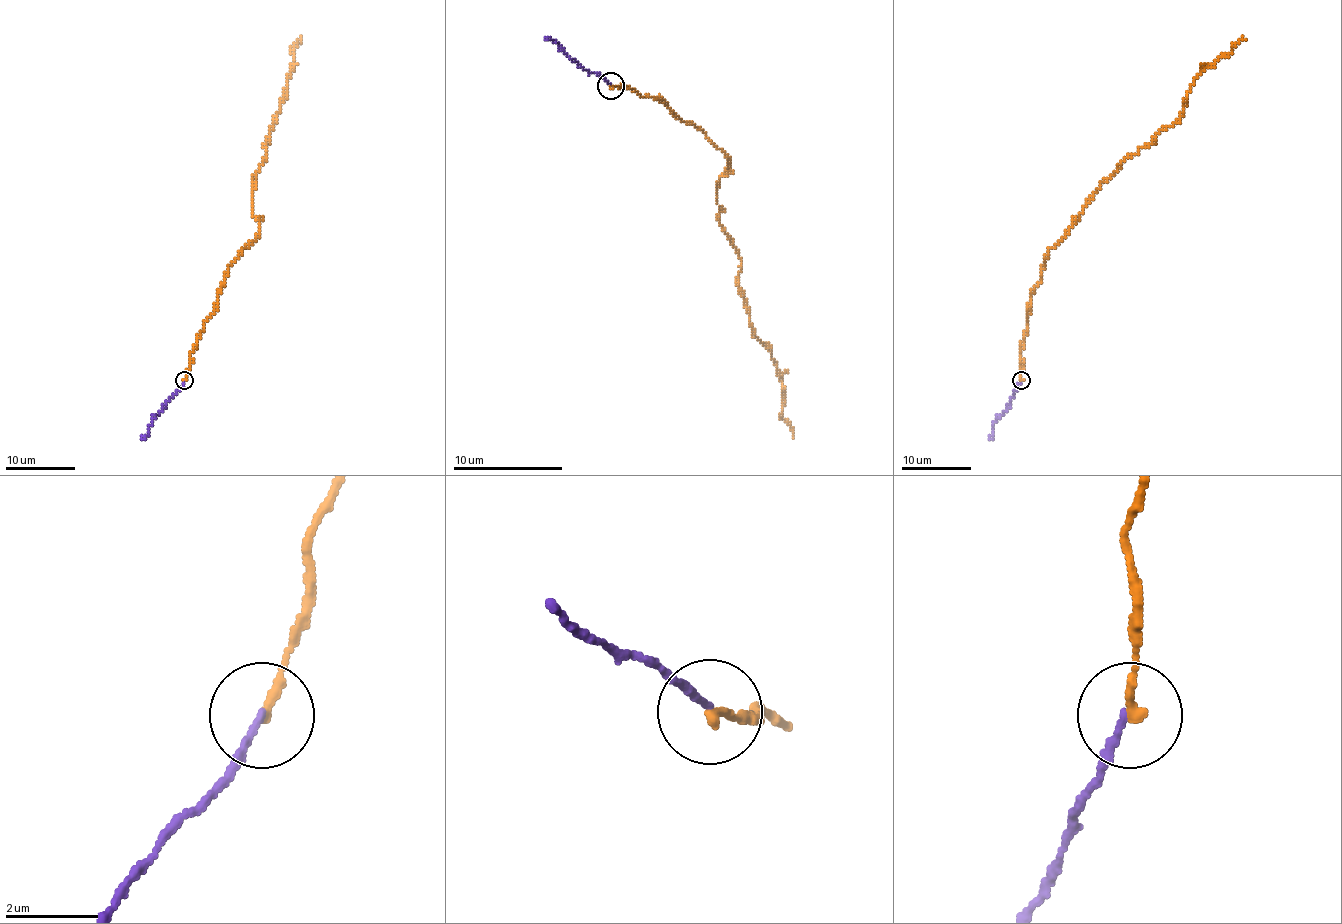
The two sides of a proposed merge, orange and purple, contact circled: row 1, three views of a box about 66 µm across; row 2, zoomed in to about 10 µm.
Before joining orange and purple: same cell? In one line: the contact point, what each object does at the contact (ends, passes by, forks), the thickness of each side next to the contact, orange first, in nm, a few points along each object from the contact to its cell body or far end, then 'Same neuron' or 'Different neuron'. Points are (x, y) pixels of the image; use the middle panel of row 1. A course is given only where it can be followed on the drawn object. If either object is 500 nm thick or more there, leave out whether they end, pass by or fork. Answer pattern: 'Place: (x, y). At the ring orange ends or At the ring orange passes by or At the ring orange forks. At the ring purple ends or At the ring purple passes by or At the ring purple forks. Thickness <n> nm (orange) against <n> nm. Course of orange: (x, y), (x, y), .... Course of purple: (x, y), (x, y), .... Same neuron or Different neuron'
Place: (611, 85). At the ring orange ends. At the ring purple ends. Thickness 240 nm (orange) against 130 nm. Course of orange: (610, 86), (659, 97), (728, 157), (719, 225), (793, 438). Course of purple: (610, 83), (580, 67), (558, 42), (545, 37). Same neuron

